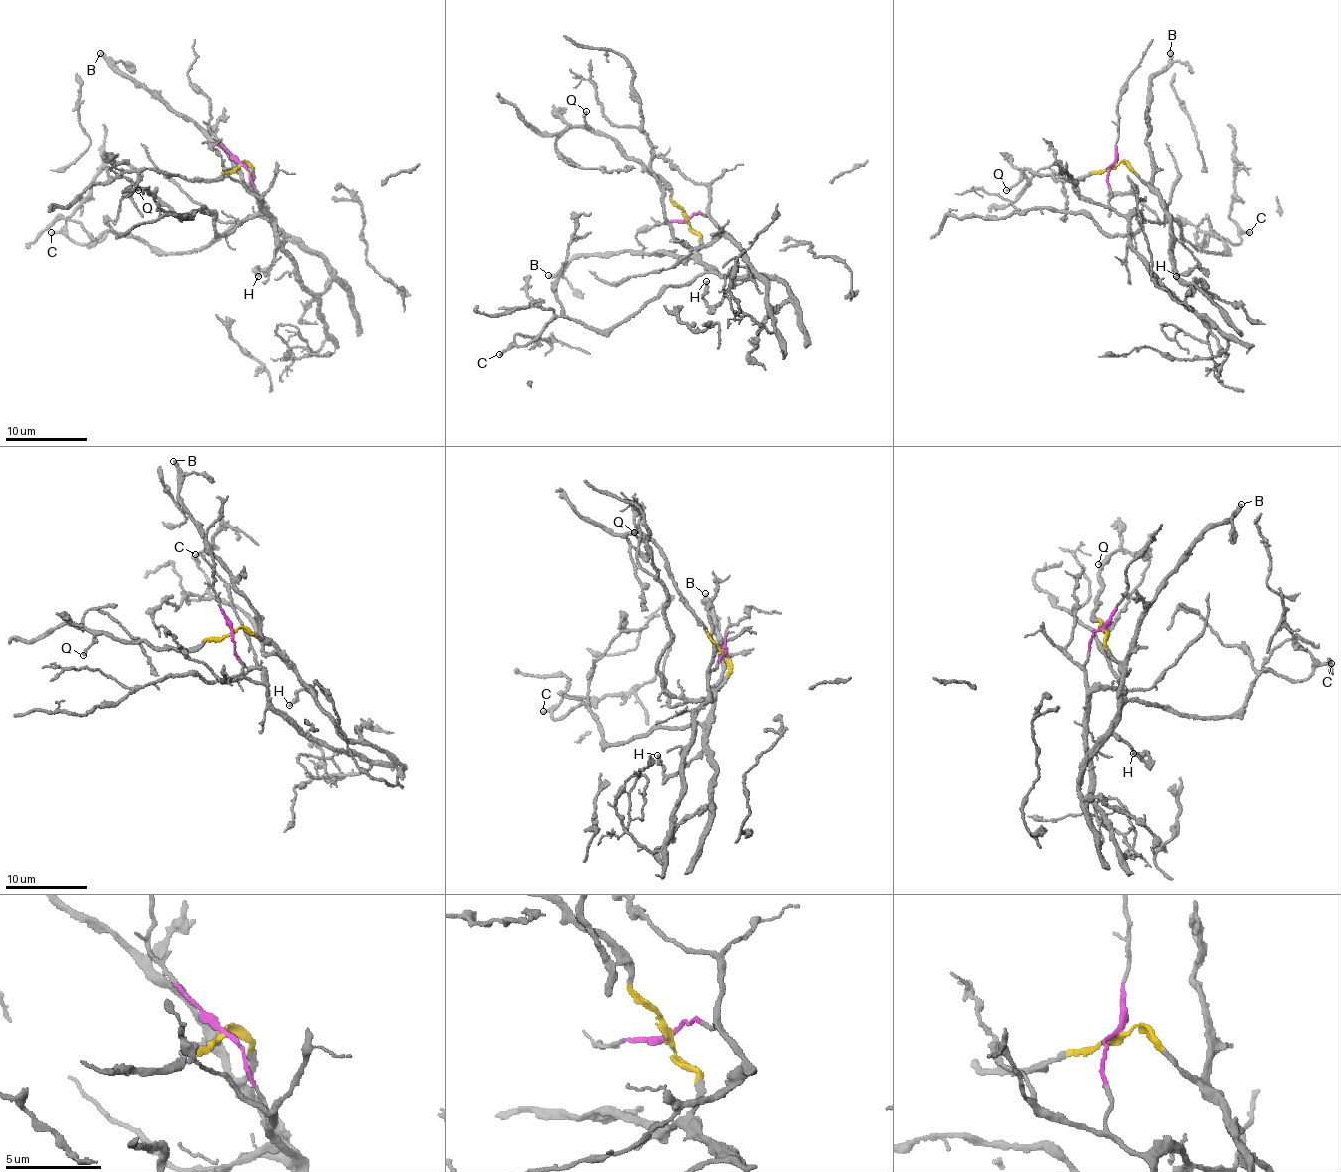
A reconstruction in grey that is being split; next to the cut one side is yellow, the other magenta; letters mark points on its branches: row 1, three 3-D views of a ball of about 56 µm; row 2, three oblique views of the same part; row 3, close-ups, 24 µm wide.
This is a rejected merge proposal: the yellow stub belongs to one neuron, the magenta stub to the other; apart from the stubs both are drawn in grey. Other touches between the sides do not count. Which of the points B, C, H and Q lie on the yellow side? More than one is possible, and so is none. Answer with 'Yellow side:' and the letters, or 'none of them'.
Yellow side: B, C, H, Q

